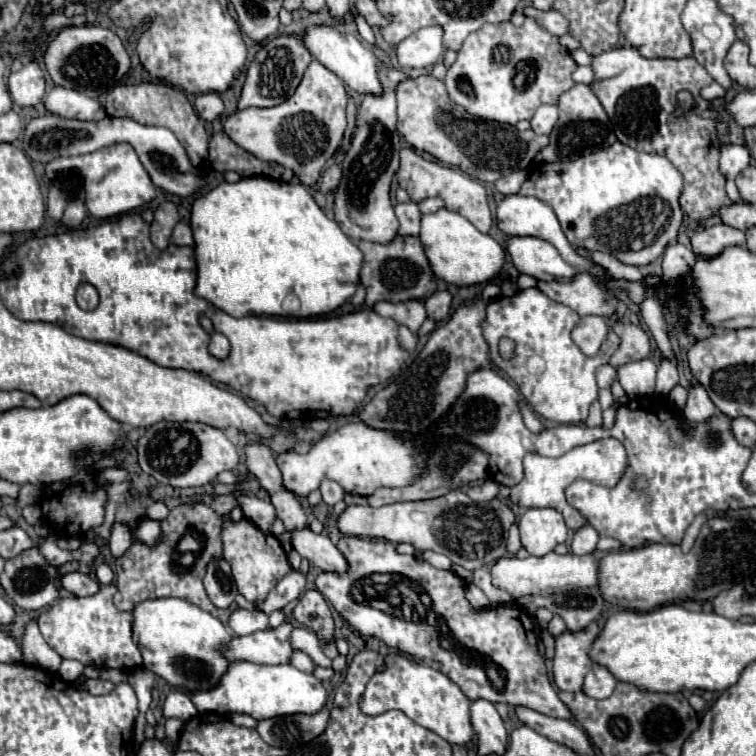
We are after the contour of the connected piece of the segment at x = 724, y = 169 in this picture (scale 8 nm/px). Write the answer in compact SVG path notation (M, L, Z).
M723 145L719 157L719 169L727 179L735 179L751 161L749 149L745 145Z

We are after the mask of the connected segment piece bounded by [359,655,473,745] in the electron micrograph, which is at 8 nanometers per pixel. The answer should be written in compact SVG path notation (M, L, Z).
M387 655L387 669L371 677L365 689L365 697L359 699L359 707L365 715L375 717L379 713L399 709L415 723L431 729L451 745L465 745L473 737L471 725L471 701L463 697L461 689L449 681L443 673L409 657Z

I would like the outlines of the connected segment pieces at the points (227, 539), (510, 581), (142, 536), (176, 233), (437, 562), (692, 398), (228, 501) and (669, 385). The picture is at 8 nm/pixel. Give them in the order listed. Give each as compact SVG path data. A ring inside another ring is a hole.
M247 519L239 525L223 525L223 557L233 569L233 579L237 583L239 593L251 603L265 601L273 587L279 583L279 579L291 571L291 565L279 539L271 533L263 533Z
M547 553L545 557L527 557L527 559L517 559L517 557L503 557L499 559L493 569L491 569L493 583L505 591L509 591L515 599L521 595L555 595L555 593L567 593L573 589L581 587L597 587L599 585L599 559L593 553L587 555L557 555L557 553Z
M143 519L143 521L137 525L135 537L137 537L139 541L147 541L147 543L151 545L151 541L155 541L155 537L159 537L159 521L147 521L147 519Z
M177 223L171 235L171 243L173 245L193 245L193 237L191 237L191 229L187 223Z
M421 553L417 557L423 559L423 561L427 561L427 563L431 563L437 569L449 569L449 559L443 557L443 555L439 555L439 553Z
M693 385L689 389L689 397L687 397L687 405L683 409L683 417L687 421L705 421L715 413L717 413L717 407L709 399L707 391L701 385Z
M219 495L219 497L215 497L213 503L211 503L211 507L213 507L217 513L227 513L227 509L233 509L235 505L237 505L237 501L235 501L235 497L231 497L231 495Z
M669 359L661 361L659 365L659 371L657 371L657 387L655 387L655 393L657 395L663 395L667 397L669 391L679 383L679 375L677 375L677 365L671 363Z

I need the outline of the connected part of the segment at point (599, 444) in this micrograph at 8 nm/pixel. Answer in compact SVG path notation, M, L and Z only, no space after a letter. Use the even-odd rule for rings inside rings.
M599 439L599 441L587 443L587 445L575 447L559 459L549 459L549 457L537 455L537 453L529 453L529 455L525 455L525 461L523 461L523 467L525 467L523 481L517 483L515 487L511 487L511 501L521 507L557 509L563 515L567 527L577 531L585 525L585 519L581 517L581 513L577 509L573 509L565 501L565 487L575 479L589 479L599 485L613 487L625 473L625 465L627 465L627 453L617 439Z

